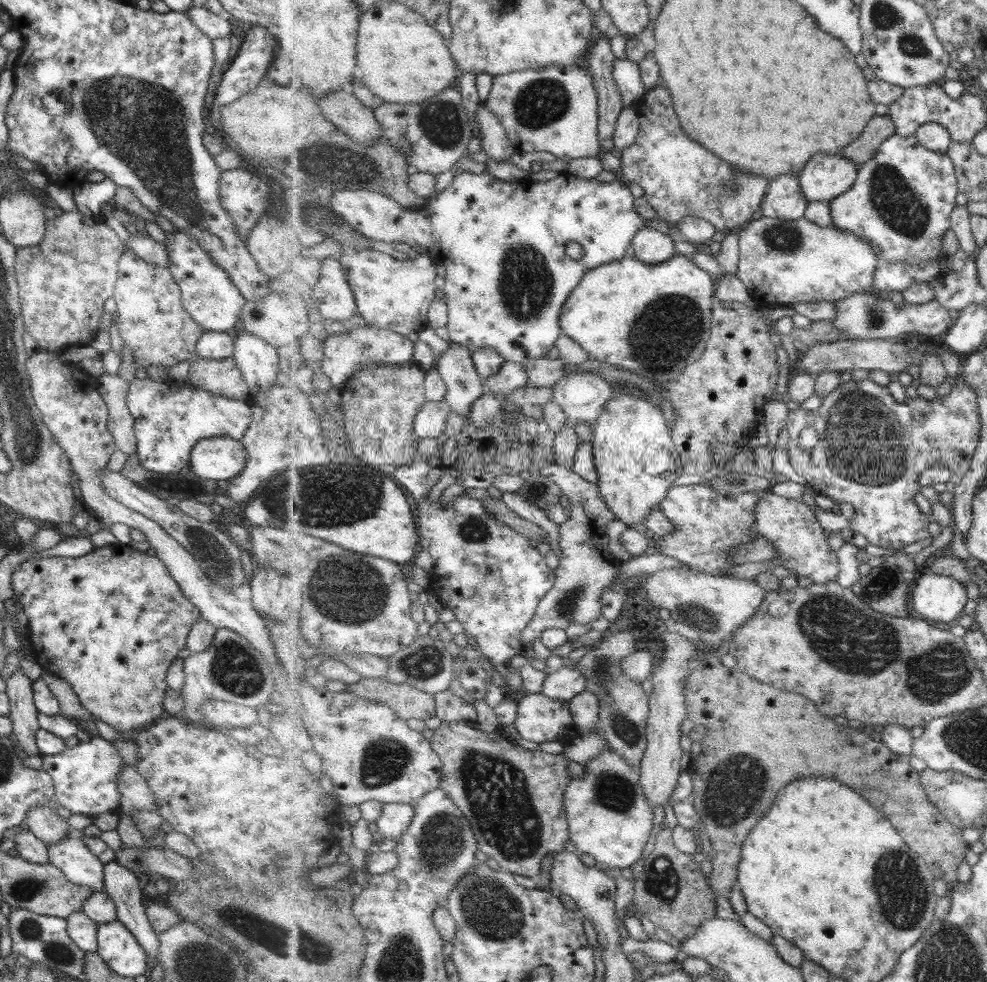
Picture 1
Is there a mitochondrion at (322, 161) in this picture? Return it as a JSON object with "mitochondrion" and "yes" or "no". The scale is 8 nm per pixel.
{"mitochondrion":"yes"}

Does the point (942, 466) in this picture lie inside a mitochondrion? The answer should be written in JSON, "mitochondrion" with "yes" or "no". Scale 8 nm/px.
{"mitochondrion":"no"}

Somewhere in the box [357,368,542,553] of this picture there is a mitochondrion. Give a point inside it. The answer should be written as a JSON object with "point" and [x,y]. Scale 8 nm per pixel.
{"point":[472,528]}

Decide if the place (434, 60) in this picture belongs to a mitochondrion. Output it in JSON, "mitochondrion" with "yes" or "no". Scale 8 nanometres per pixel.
{"mitochondrion":"no"}

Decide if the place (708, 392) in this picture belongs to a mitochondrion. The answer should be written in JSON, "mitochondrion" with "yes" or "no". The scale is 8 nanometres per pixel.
{"mitochondrion":"no"}

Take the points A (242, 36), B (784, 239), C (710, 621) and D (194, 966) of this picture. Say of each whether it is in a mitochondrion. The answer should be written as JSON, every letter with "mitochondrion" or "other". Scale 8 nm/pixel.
{"A":"other","B":"mitochondrion","C":"mitochondrion","D":"mitochondrion"}

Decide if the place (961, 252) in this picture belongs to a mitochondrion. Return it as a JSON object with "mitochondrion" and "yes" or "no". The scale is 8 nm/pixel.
{"mitochondrion":"no"}

